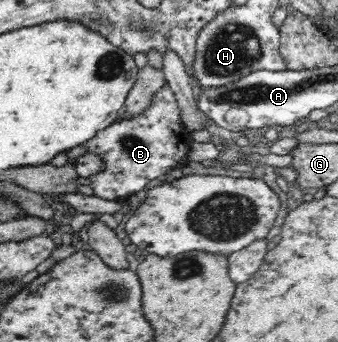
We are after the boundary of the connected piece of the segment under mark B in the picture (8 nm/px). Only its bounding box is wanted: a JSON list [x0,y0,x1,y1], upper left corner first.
[80,82,191,200]

